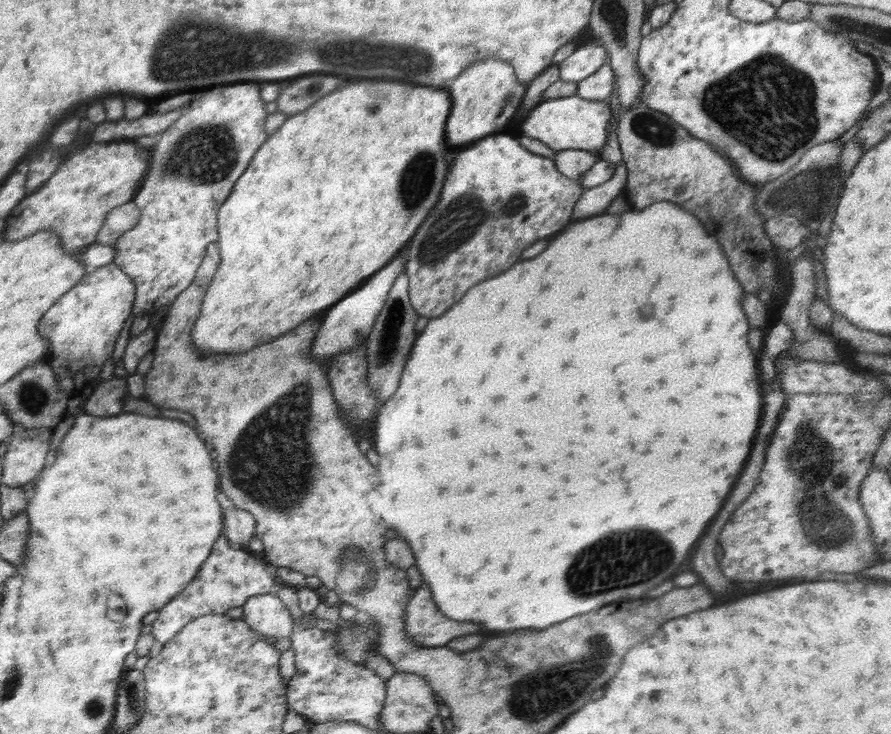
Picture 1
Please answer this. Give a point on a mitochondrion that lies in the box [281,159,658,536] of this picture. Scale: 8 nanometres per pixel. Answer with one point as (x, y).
(459, 221)

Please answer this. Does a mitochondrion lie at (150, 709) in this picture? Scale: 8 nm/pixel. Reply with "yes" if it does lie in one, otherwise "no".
no

